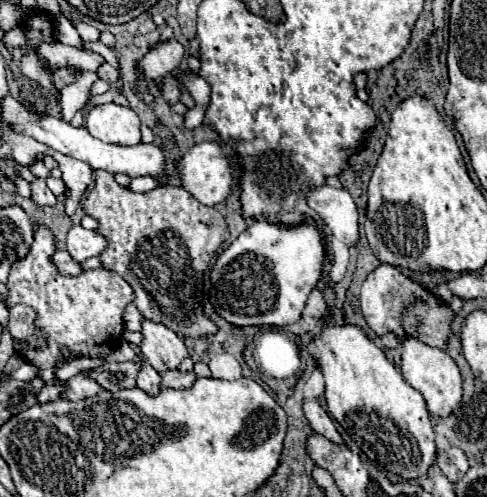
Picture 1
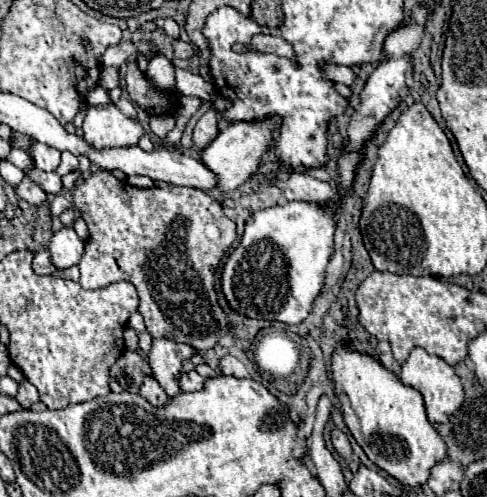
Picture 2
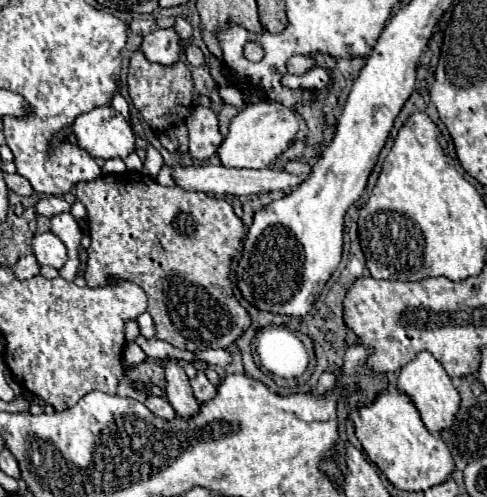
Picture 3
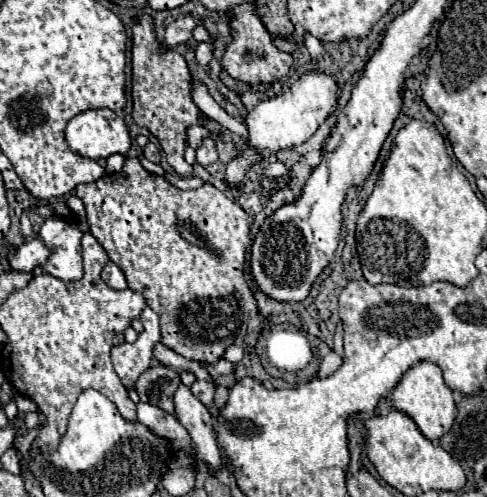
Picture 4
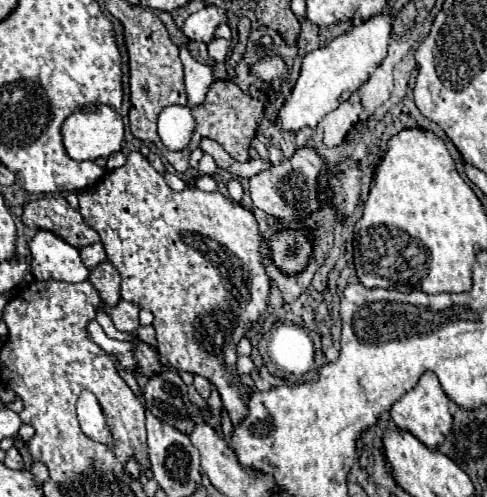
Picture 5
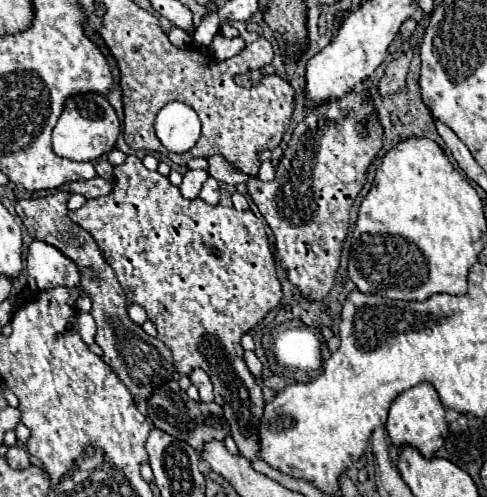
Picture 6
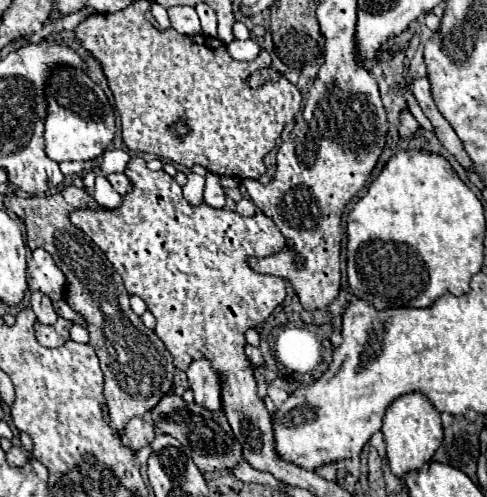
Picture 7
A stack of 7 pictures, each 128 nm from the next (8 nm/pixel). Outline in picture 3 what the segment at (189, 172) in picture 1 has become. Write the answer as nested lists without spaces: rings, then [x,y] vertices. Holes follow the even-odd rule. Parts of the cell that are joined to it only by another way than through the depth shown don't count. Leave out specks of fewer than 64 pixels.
[[[258,100],[254,104],[248,104],[232,122],[230,130],[220,144],[216,156],[222,166],[226,168],[248,168],[248,170],[258,170],[258,168],[268,168],[270,162],[278,158],[294,140],[298,132],[298,122],[300,116],[298,112],[284,108],[282,104],[276,102],[266,102]]]

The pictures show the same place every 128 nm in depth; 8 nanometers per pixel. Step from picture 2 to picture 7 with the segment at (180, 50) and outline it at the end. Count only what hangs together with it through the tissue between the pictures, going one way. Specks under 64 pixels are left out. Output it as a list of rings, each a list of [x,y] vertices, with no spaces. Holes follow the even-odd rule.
[[[234,40],[230,44],[226,44],[228,54],[234,60],[254,60],[260,54],[260,46],[254,40]]]

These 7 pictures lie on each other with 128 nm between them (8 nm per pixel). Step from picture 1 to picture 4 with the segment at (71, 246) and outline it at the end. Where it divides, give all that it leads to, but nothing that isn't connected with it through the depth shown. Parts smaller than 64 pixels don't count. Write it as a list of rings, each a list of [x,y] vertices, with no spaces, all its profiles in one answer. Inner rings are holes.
[[[32,238],[32,240],[26,240],[10,256],[10,266],[16,270],[34,270],[36,266],[44,266],[50,256],[52,256],[52,248],[44,244],[42,238]]]

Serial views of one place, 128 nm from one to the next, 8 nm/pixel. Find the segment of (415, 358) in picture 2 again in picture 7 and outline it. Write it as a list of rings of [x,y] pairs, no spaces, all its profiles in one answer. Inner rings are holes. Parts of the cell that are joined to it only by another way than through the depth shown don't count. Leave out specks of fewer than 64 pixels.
[[[422,392],[404,394],[388,406],[382,424],[382,434],[386,440],[386,454],[390,468],[398,478],[402,478],[402,474],[410,470],[420,470],[424,464],[428,464],[444,440],[440,412],[432,406],[432,402]]]

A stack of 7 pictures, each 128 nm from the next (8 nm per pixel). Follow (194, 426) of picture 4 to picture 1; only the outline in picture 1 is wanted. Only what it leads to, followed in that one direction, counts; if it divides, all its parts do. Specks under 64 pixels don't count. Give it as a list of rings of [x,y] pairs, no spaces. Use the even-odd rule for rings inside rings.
[[[142,320],[142,358],[154,366],[156,372],[168,368],[178,368],[178,364],[188,356],[184,340],[164,324]]]

